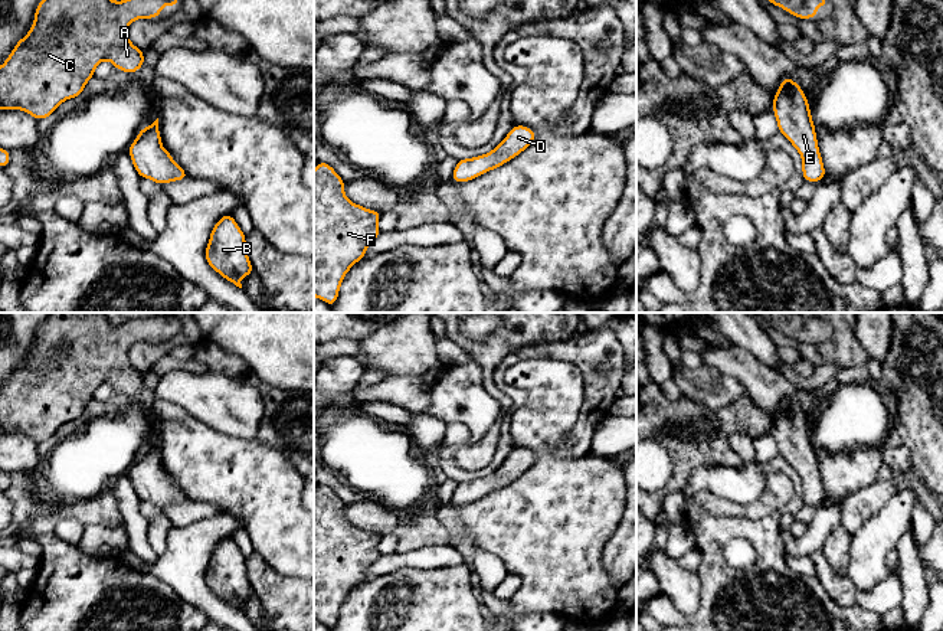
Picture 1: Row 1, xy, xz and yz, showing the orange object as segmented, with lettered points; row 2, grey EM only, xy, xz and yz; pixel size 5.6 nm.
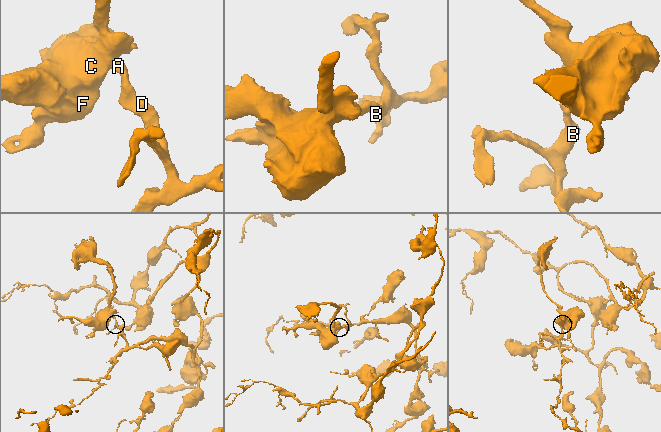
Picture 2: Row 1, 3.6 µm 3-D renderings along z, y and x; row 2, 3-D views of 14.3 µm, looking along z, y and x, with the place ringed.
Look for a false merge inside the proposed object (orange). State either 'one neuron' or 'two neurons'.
one neuron

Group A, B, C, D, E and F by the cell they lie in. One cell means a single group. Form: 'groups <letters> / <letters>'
groups A B C D E F

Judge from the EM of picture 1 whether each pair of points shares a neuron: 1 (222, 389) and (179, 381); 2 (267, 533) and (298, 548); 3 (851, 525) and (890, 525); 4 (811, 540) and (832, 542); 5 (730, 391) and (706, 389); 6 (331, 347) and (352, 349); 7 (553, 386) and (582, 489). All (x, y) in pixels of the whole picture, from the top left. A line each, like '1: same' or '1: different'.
1: same
2: same
3: different
4: different
5: same
6: same
7: same

